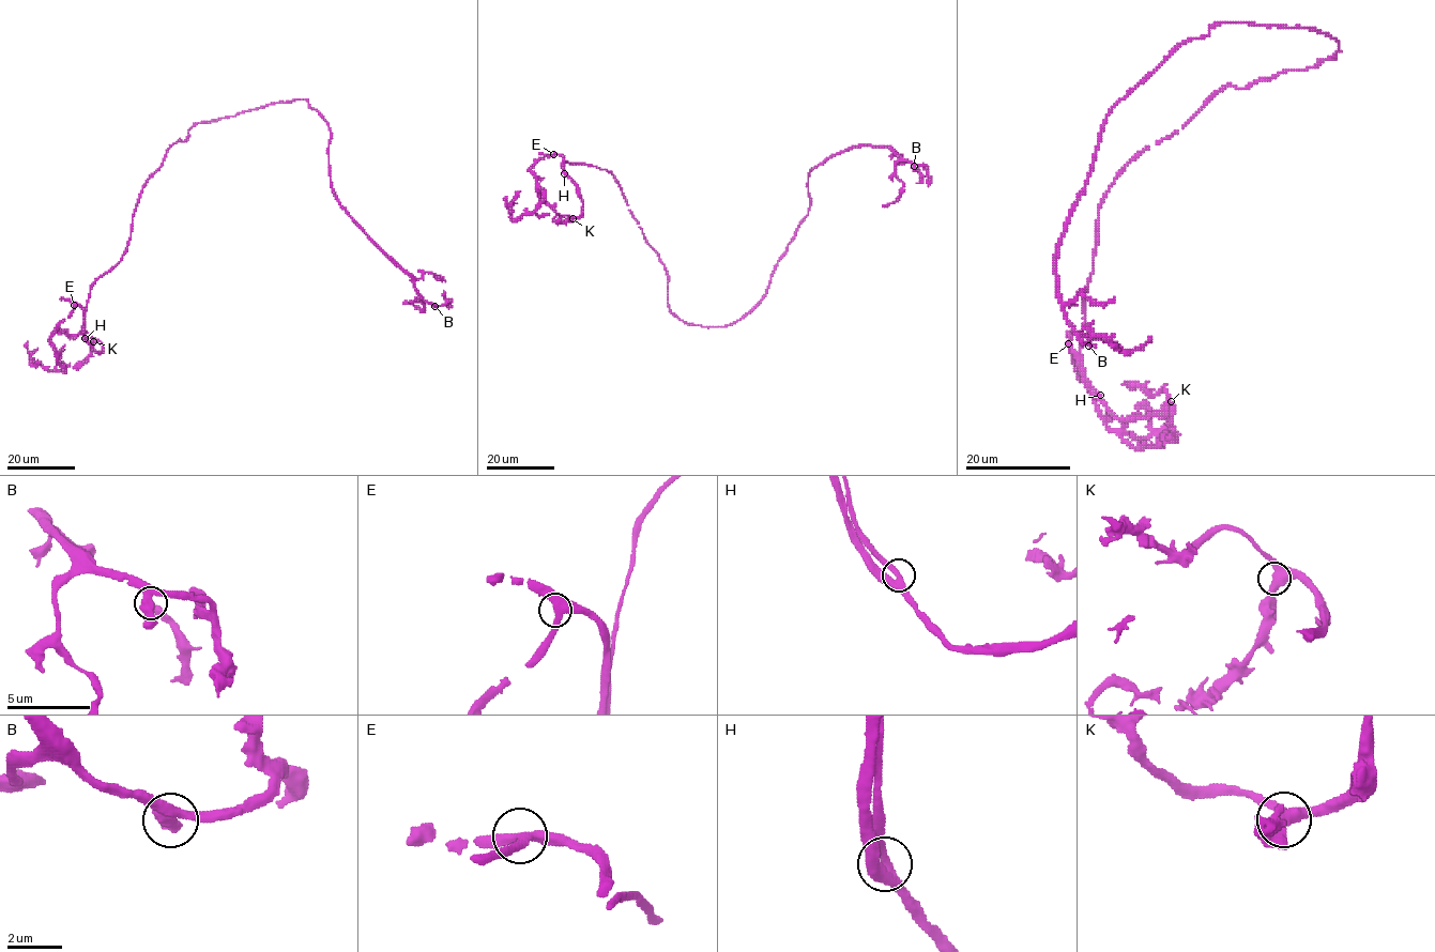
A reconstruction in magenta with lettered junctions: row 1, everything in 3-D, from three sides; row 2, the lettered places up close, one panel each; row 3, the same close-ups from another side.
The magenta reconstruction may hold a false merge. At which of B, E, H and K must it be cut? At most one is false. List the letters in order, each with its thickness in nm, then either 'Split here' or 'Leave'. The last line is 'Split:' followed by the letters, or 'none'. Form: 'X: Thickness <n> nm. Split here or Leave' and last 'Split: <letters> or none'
B: Thickness 360 nm. Leave
E: Thickness 360 nm. Leave
H: Thickness 360 nm. Leave
K: Thickness 400 nm. Leave
Split: none

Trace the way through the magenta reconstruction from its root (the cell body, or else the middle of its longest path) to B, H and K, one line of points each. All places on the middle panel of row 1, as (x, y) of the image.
B: (678, 318), (727, 326), (761, 300), (808, 212), (807, 175), (832, 155), (865, 146), (888, 147), (914, 166)
H: (678, 318), (667, 303), (668, 275), (659, 255), (647, 244), (611, 172), (565, 162), (565, 174)
K: (678, 318), (667, 303), (659, 255), (611, 172), (564, 163), (582, 202), (573, 218)

